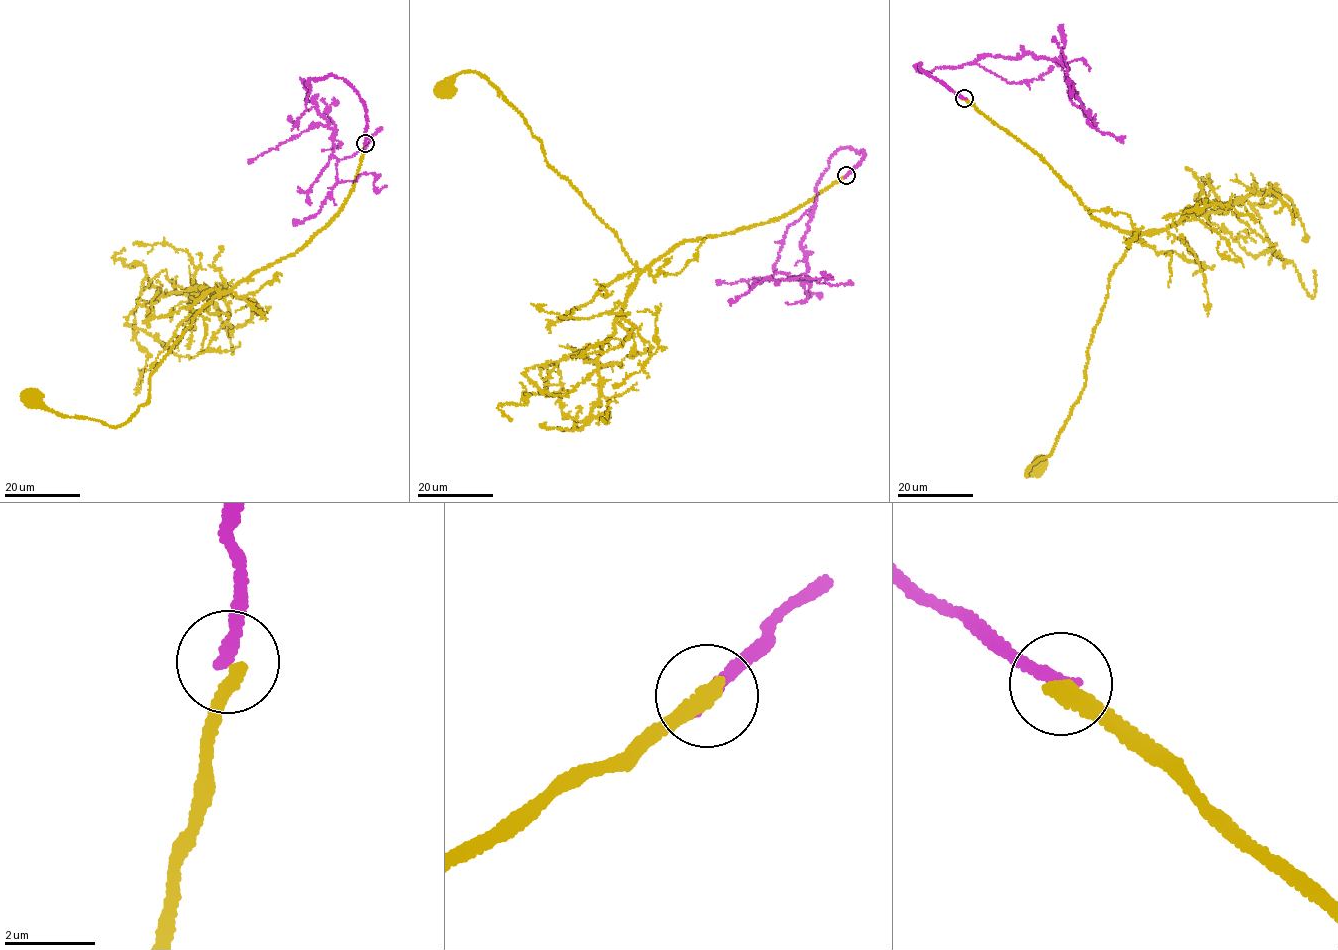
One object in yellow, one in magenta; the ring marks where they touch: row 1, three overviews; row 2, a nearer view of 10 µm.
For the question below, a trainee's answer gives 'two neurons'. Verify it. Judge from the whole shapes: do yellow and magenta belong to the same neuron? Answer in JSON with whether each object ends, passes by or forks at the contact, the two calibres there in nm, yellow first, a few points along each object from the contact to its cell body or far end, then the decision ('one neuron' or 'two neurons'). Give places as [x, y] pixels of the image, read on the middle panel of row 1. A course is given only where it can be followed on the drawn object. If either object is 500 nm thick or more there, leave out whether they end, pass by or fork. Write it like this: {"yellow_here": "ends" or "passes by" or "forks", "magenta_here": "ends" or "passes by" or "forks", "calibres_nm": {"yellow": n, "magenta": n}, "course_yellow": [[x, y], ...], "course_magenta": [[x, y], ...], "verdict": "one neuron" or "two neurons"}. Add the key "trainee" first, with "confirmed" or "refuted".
{"trainee": "confirmed", "yellow_here": "ends", "magenta_here": "ends", "calibres_nm": {"yellow": 360, "magenta": 300}, "course_yellow": [[846, 175], [776, 218], [679, 243], [639, 271], [547, 162], [541, 142], [497, 87], [462, 71], [444, 91]], "course_magenta": [[846, 175], [863, 151], [835, 150], [820, 176], [801, 241], [808, 280], [768, 277], [730, 305]], "verdict": "two neurons"}

